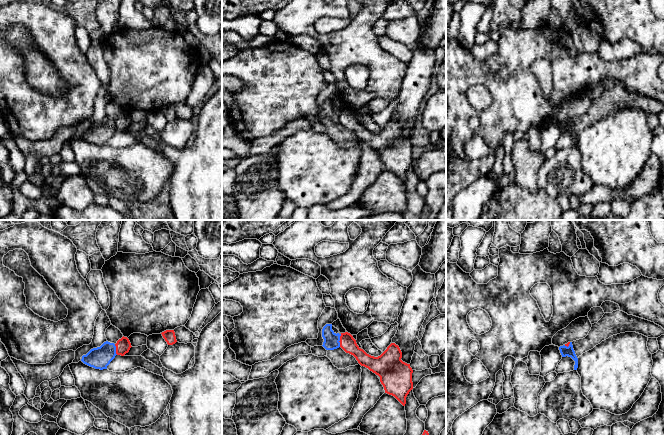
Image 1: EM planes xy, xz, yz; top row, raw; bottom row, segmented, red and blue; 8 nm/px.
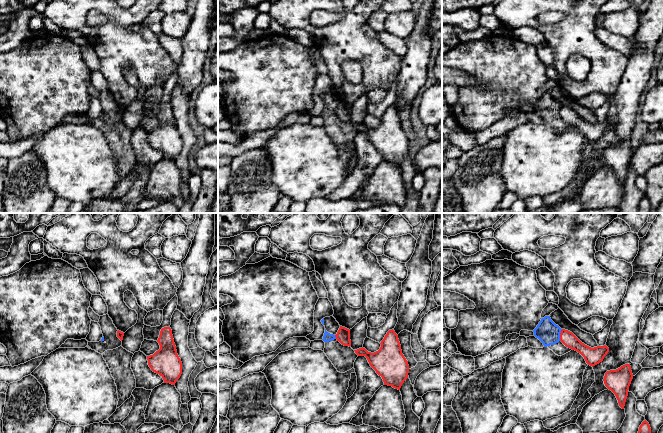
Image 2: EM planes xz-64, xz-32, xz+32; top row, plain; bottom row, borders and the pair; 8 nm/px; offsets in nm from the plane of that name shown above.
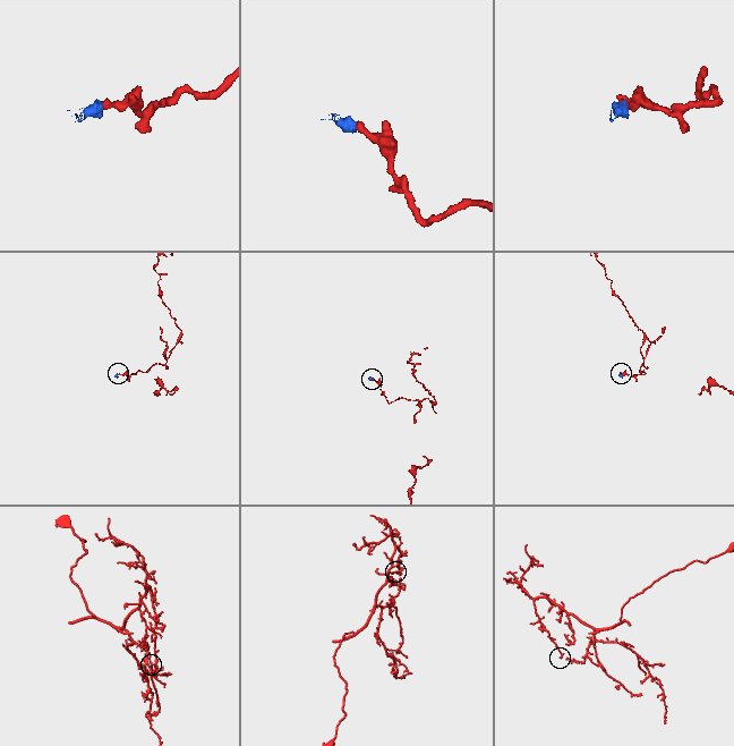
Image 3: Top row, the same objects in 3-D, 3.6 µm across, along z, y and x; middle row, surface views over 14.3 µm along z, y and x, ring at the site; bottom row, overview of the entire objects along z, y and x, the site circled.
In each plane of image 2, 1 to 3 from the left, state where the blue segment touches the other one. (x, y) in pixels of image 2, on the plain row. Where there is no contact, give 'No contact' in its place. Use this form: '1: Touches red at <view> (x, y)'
1: No contact
2: Touches red at xz-32 (335, 112)
3: Touches red at xz+32 (560, 111)

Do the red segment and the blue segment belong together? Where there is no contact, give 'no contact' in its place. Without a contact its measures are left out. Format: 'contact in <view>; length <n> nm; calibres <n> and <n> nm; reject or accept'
contact in xz; length 110 nm; calibres 120 and 130 nm; reject

